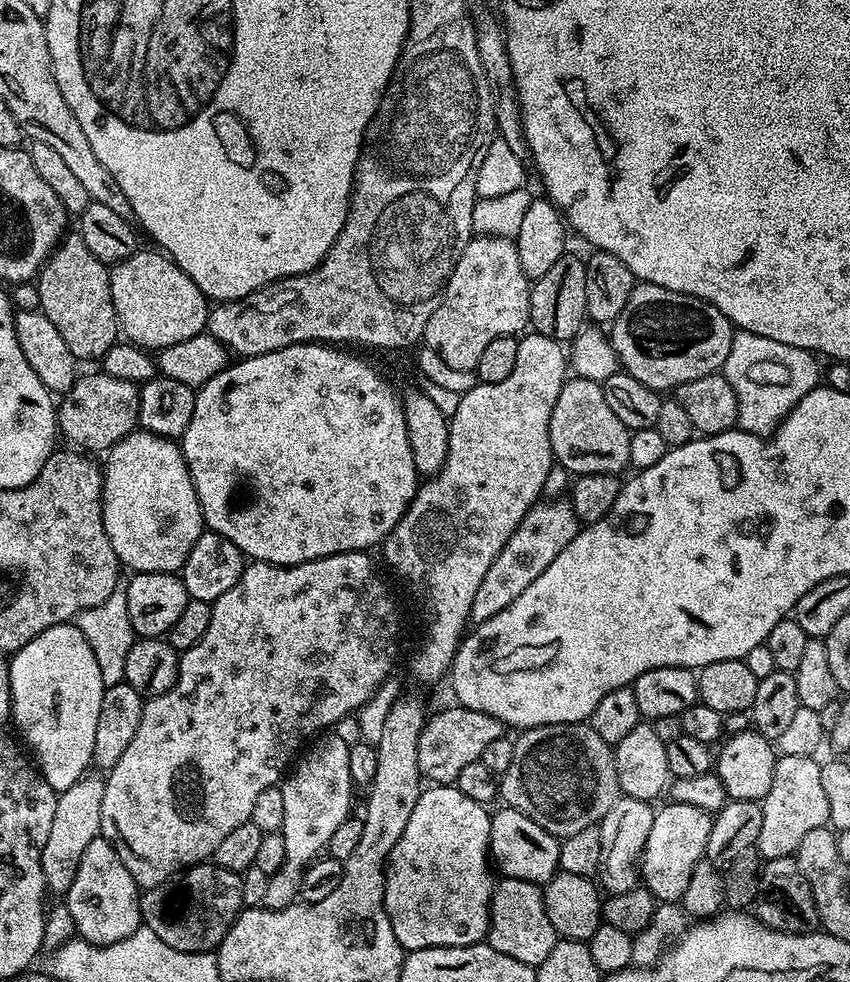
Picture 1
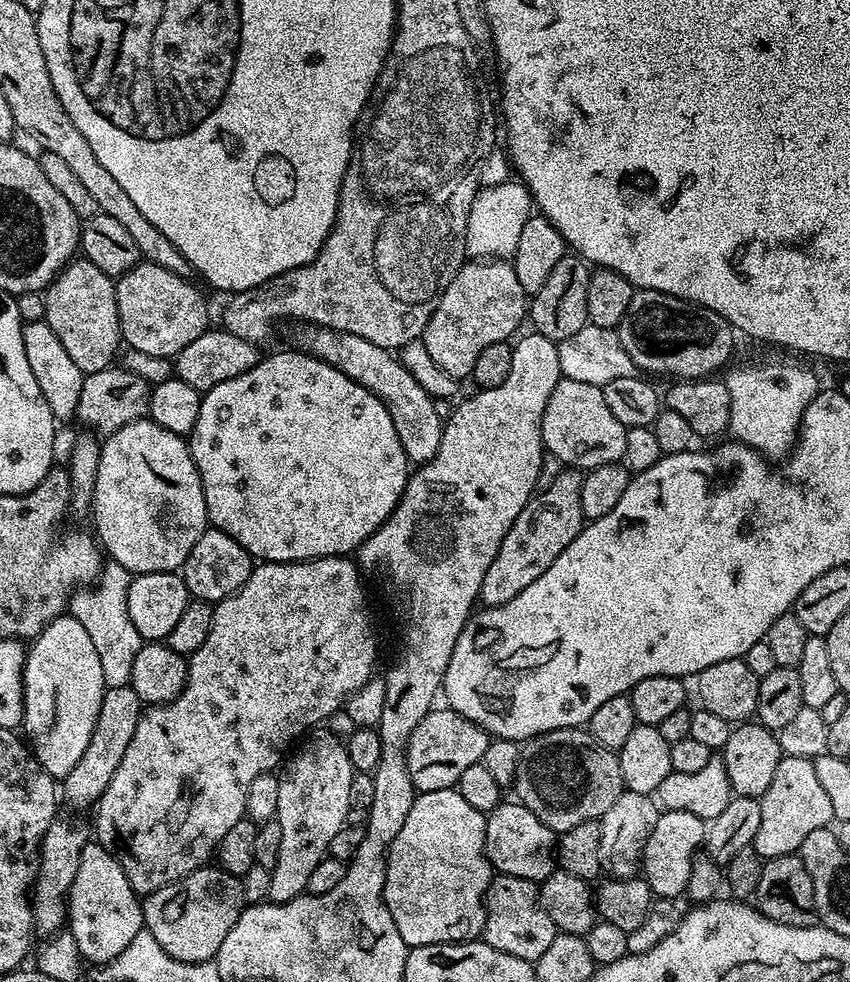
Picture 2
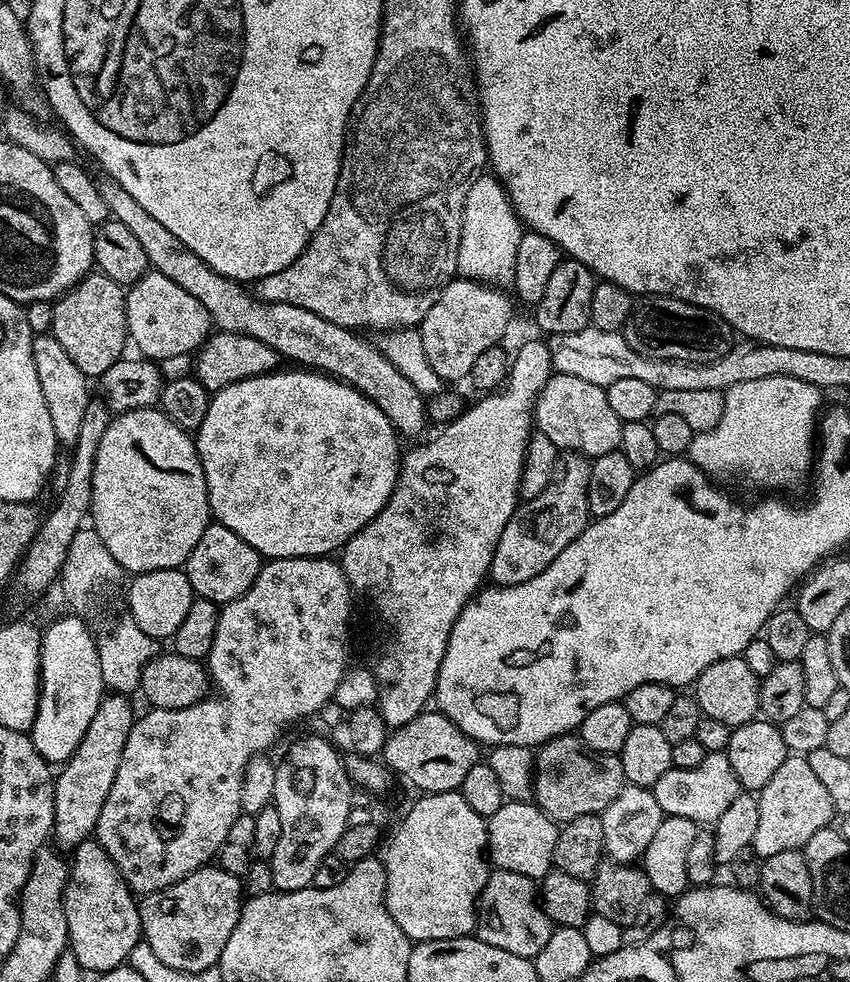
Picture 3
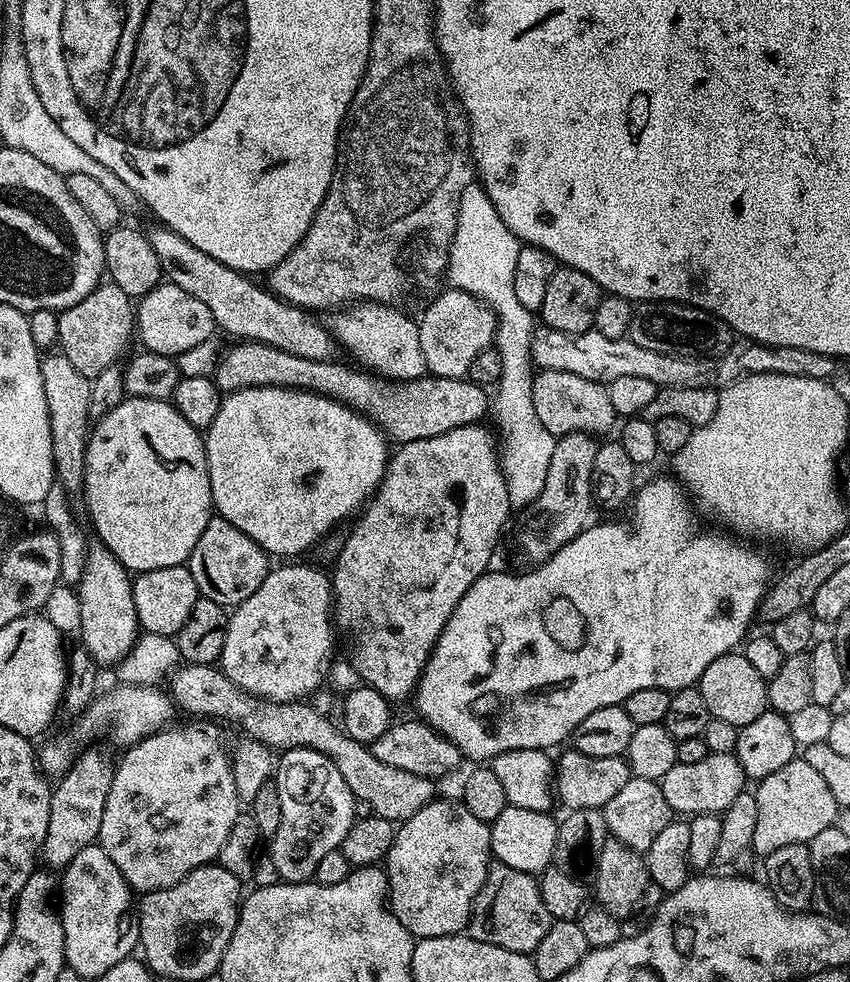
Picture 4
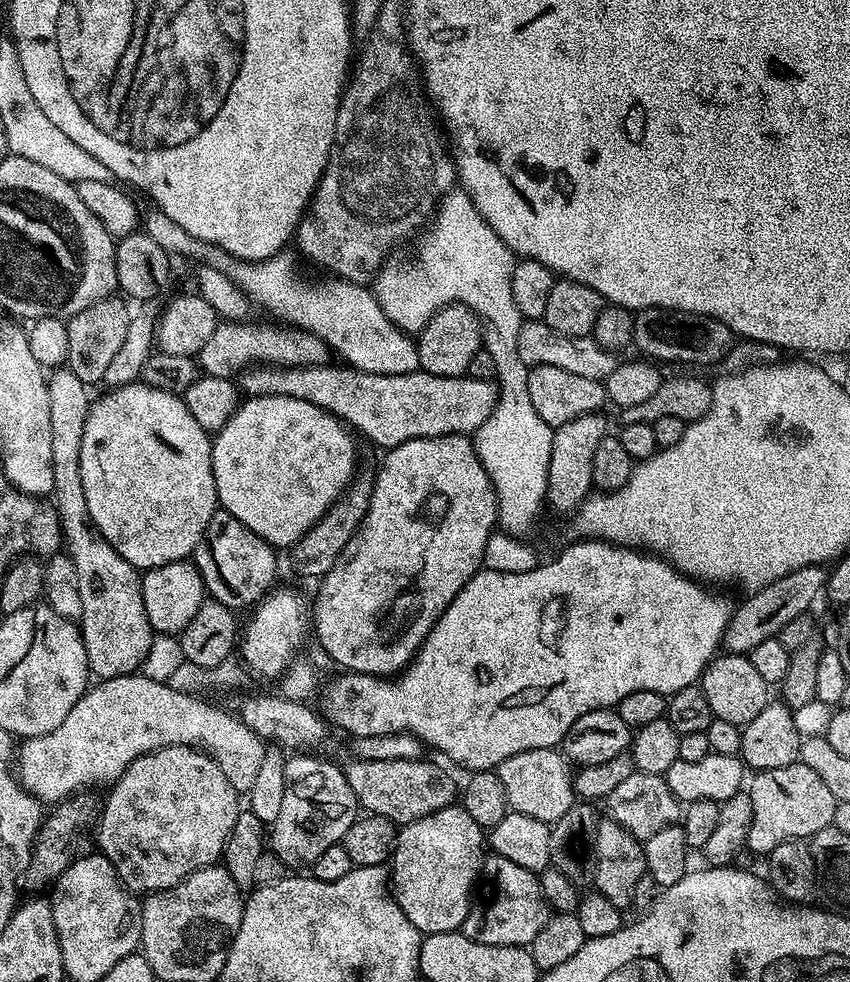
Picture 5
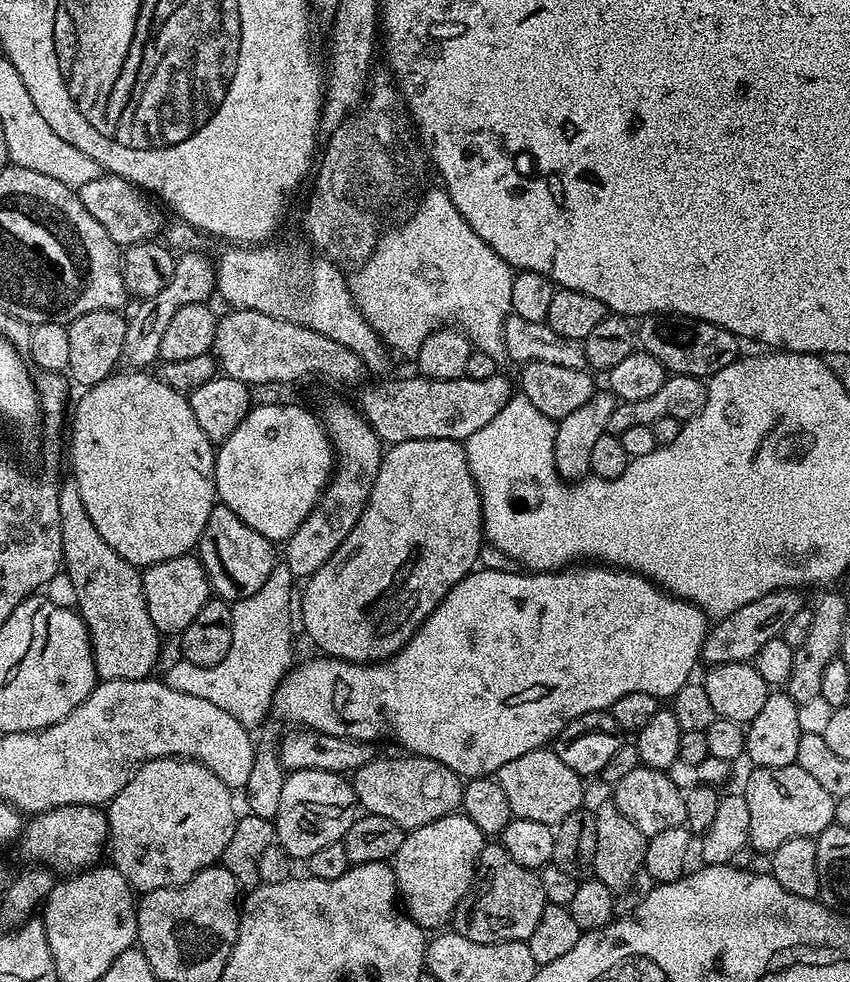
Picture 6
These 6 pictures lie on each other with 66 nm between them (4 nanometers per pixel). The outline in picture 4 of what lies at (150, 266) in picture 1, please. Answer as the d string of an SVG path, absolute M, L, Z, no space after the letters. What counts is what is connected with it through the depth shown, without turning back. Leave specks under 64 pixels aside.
M167 282L160 283L157 288L139 297L134 311L136 313L135 335L138 340L140 336L141 342L144 343L141 345L154 354L175 358L186 350L199 346L201 342L213 339L217 331L214 318L210 310L206 310L203 302L198 302L198 298L186 294L186 290Z

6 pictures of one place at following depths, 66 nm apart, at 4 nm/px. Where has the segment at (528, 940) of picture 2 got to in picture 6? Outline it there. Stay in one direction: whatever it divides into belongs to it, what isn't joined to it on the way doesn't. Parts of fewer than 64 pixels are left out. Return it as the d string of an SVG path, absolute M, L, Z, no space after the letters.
M485 843L480 851L480 862L471 893L456 908L454 930L470 942L497 944L507 940L527 942L530 934L538 927L546 901L542 894L542 882L533 869L518 866L510 854L506 854L503 844Z

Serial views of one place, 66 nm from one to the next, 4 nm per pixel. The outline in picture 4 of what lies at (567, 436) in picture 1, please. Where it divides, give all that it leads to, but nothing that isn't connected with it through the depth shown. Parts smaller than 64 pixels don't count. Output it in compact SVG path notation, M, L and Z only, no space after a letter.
M539 369L532 378L532 409L546 426L549 436L557 438L575 432L608 432L617 427L618 417L614 406L610 406L610 394L605 385L590 382L590 378L581 378L566 370Z

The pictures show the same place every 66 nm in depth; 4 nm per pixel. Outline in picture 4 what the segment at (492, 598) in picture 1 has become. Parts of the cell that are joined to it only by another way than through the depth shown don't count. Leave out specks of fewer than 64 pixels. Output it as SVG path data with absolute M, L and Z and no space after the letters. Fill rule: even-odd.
M575 432L557 439L554 454L548 459L546 482L542 486L542 494L533 504L527 504L517 511L512 532L516 535L516 544L528 562L548 560L566 542L570 542L583 532L589 523L588 515L594 509L592 499L592 471L594 470L594 454L598 447L597 441L589 433ZM516 520L516 525L515 524ZM588 520L588 521L587 521Z

